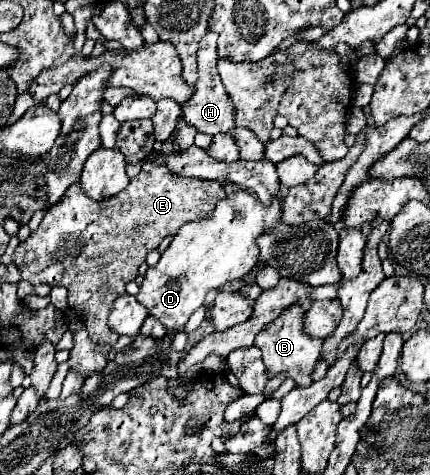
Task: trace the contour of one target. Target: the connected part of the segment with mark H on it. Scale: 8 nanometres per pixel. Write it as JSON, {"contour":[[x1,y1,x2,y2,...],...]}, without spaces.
{"contour":[[207,31,207,35,199,41,199,51,197,51,197,57,199,57,199,79,197,79,197,91,195,95,191,97,191,101,187,101,183,107,181,107,181,115,185,119,187,125,195,127,199,133,207,133,207,135,219,135,219,133,227,133,229,129,233,129,235,125,235,113,233,113,233,105,227,97,227,91,219,79,219,73,217,73,217,37,215,33]]}

